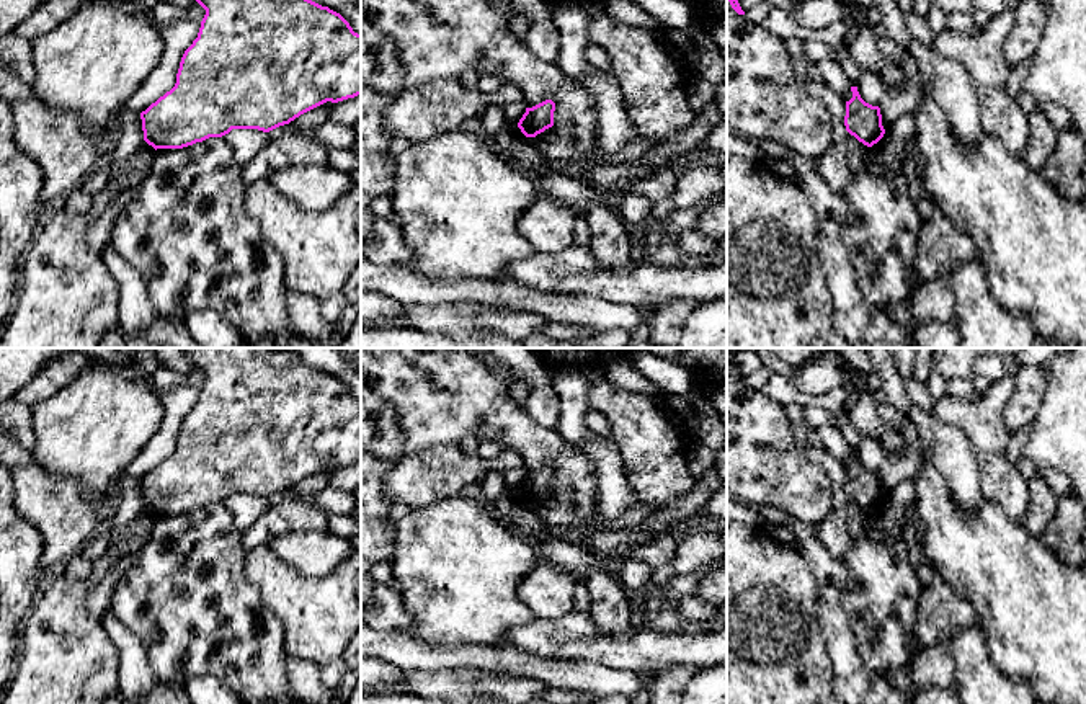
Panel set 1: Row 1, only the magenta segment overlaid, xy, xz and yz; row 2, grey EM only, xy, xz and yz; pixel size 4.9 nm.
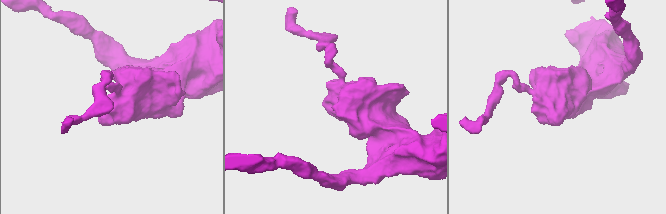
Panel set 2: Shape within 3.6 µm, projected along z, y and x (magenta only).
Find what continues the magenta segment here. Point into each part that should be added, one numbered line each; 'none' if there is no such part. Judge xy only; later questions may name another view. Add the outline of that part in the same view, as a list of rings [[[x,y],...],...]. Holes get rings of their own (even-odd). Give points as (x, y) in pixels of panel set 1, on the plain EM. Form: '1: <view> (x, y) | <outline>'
none

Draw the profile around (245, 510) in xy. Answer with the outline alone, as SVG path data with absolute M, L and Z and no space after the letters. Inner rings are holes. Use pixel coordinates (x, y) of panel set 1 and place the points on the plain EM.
M232 495L224 501L237 529L247 532L268 510L269 500L258 495Z

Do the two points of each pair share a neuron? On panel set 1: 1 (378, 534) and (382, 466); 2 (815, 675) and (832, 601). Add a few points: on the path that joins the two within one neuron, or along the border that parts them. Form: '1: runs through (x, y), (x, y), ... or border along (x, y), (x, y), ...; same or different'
1: runs through (378, 518), (378, 482); same
2: border along (818, 603), (818, 631), (833, 678); different

